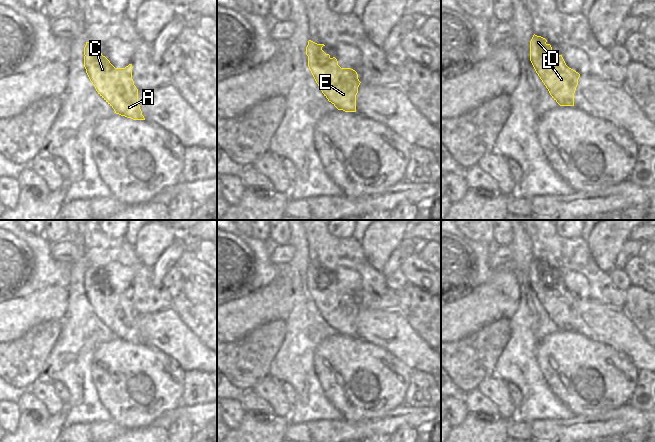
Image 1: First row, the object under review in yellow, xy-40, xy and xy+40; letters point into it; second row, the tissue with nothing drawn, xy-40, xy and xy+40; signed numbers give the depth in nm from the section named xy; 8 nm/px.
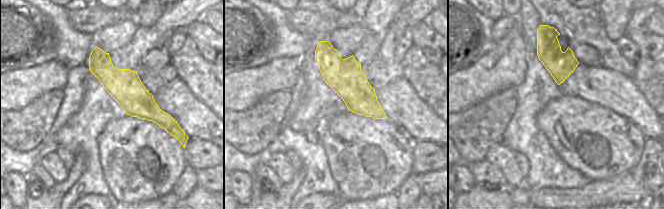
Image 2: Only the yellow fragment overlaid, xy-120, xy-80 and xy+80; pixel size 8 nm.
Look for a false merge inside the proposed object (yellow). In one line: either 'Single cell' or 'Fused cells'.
Single cell

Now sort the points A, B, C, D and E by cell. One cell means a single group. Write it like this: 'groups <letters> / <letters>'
groups A B C D E

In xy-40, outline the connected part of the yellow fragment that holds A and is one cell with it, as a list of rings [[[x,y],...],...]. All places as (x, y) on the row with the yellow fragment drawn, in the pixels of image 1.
[[[86,42],[84,47],[84,67],[96,91],[116,114],[145,120],[138,103],[138,89],[132,79],[132,64],[115,68],[98,46],[101,45]]]

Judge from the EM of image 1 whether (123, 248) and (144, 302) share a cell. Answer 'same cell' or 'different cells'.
same cell

